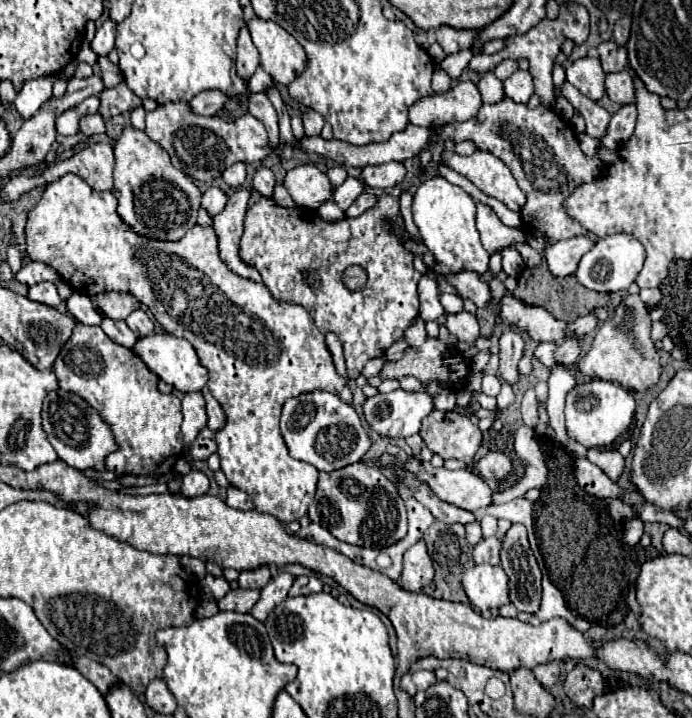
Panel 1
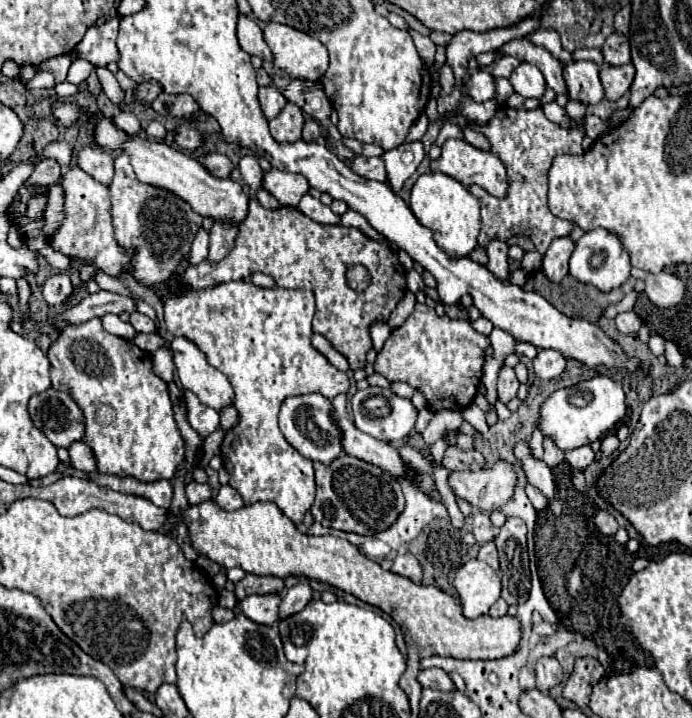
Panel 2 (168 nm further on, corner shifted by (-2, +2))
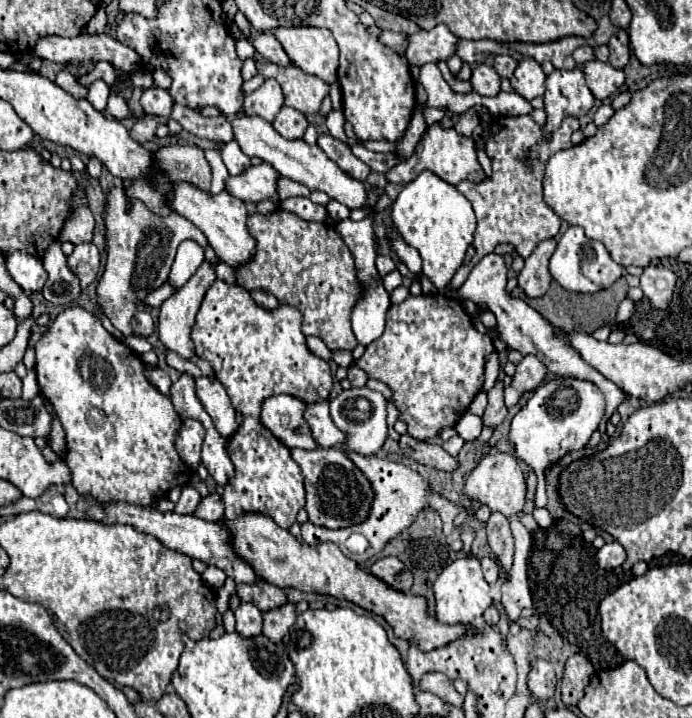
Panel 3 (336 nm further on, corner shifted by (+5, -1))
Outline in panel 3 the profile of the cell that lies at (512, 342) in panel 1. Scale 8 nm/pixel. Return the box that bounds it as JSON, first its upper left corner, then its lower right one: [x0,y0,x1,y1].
[482,382,506,428]

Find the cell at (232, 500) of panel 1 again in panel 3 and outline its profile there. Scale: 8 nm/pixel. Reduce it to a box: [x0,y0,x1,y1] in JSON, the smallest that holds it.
[194,494,224,522]

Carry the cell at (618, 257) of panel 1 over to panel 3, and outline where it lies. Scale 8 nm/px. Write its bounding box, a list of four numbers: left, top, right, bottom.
[550,226,622,294]

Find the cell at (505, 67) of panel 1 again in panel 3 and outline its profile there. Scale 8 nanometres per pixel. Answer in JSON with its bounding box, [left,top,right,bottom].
[494,54,518,78]

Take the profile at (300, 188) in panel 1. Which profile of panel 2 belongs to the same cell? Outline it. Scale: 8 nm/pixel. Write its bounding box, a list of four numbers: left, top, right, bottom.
[263,169,311,207]

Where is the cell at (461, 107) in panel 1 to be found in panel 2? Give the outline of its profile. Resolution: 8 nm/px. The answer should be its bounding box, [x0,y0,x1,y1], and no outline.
[467,69,495,103]

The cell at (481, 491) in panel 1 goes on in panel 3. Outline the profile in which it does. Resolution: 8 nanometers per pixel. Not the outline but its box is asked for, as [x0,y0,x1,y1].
[464,454,526,516]

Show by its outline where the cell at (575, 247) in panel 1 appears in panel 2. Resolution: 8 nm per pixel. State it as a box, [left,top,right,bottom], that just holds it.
[541,237,575,283]

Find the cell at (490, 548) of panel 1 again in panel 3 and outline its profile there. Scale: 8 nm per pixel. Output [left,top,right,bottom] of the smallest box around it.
[482,558,500,584]

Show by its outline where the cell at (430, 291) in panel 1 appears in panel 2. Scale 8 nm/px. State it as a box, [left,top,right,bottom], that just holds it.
[407,269,425,293]

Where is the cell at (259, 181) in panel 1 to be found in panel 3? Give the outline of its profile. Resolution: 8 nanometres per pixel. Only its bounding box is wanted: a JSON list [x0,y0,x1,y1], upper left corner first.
[220,140,250,176]

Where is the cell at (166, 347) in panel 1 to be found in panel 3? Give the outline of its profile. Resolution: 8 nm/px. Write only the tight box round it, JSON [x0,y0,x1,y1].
[196,378,238,438]

